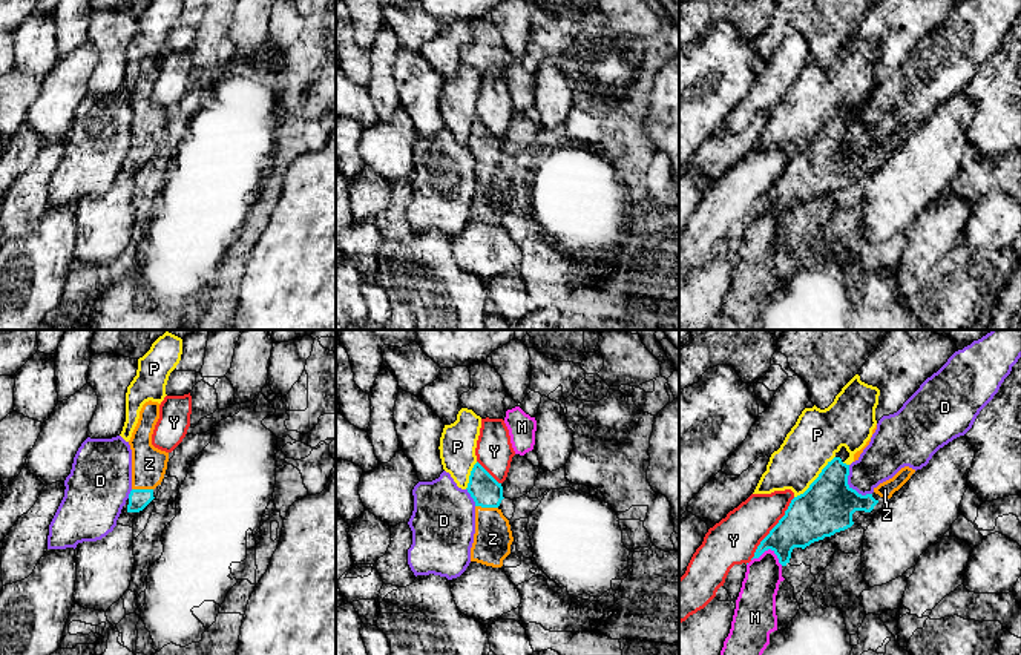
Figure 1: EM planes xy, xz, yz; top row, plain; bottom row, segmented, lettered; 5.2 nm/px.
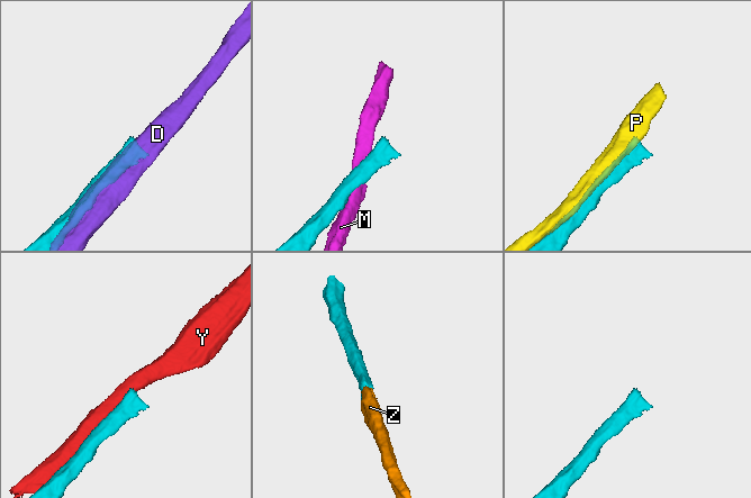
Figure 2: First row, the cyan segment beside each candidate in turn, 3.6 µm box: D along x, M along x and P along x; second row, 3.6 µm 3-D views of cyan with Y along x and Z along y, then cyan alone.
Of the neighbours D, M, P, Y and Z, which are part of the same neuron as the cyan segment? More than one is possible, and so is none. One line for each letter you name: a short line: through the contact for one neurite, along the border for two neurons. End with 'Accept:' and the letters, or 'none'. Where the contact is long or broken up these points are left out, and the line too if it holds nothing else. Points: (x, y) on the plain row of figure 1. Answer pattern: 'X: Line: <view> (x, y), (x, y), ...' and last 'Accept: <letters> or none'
Z: Line: xz (485, 146), (486, 163), (492, 195)
Accept: Z

